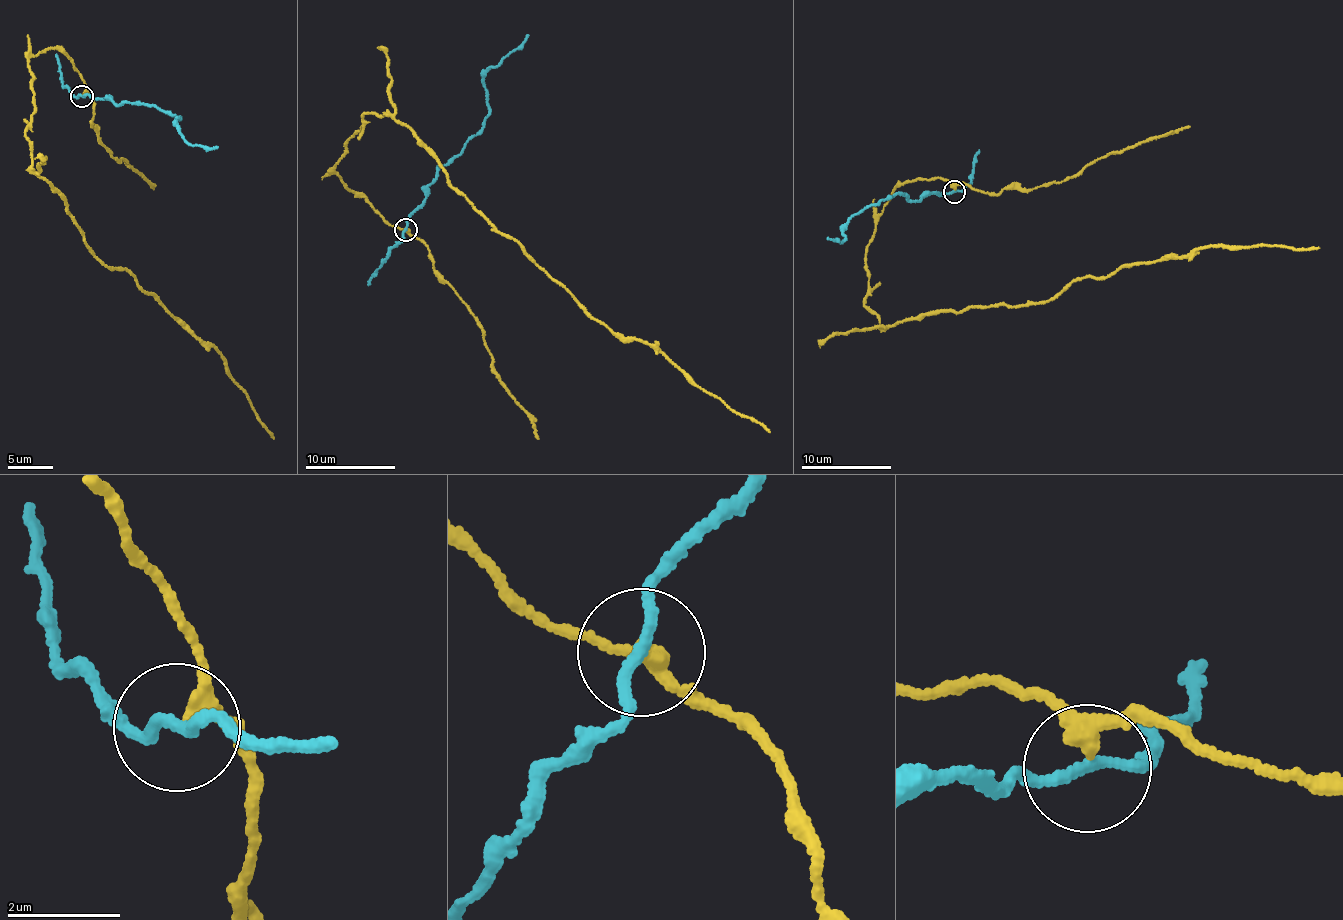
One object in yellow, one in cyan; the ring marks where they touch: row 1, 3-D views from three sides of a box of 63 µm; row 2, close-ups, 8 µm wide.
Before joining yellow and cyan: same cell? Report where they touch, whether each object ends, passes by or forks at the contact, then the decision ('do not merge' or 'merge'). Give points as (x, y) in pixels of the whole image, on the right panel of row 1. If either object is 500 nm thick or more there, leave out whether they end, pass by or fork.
(954, 191) | yellow passes by | cyan passes by | do not merge

